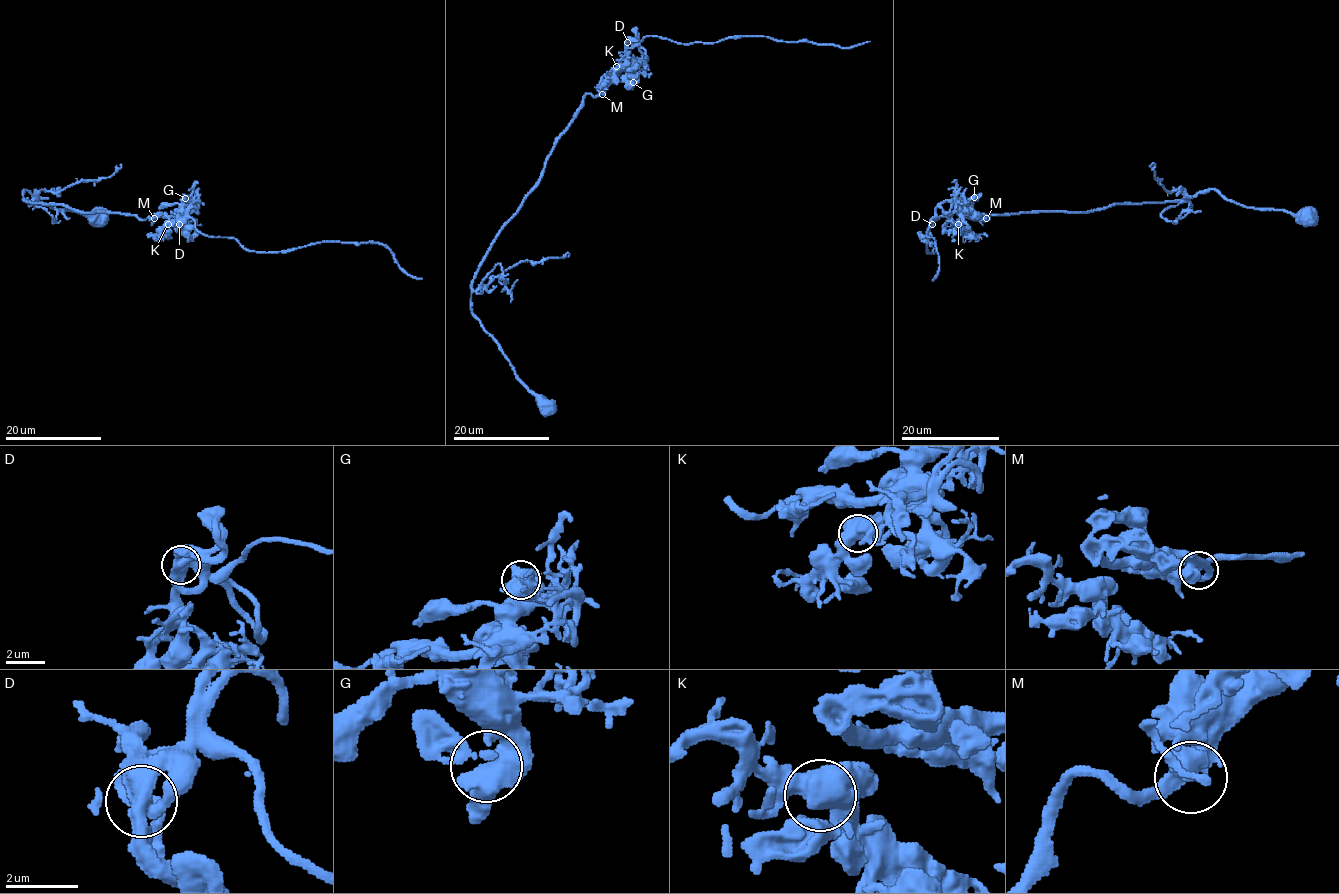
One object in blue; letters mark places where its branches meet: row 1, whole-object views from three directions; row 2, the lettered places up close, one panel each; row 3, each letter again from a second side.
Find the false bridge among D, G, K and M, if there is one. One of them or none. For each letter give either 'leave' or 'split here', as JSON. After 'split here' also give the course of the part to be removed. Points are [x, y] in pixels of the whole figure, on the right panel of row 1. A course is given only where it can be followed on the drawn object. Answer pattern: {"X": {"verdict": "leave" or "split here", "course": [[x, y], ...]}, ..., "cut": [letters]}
{"D": {"verdict": "leave"}, "G": {"verdict": "leave"}, "K": {"verdict": "leave"}, "M": {"verdict": "leave"}, "cut": []}

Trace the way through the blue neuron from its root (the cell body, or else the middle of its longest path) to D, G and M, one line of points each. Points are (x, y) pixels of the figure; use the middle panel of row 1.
D: (546, 407), (472, 312), (471, 284), (582, 99), (596, 96), (617, 71), (627, 41)
G: (546, 407), (472, 312), (472, 280), (582, 99), (596, 96), (623, 70), (633, 82)
M: (546, 407), (517, 375), (472, 312), (471, 284), (490, 244), (538, 181), (555, 139), (582, 99), (602, 94)

